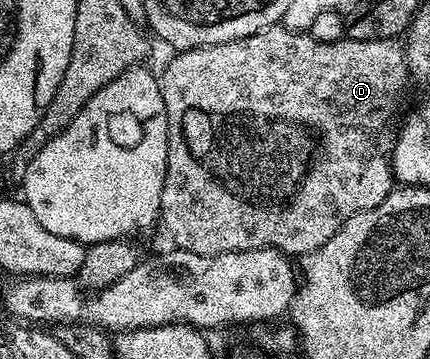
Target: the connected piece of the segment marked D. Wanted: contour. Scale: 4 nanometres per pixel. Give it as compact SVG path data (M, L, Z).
M279 23L271 24L268 28L258 30L258 34L250 34L246 38L201 48L185 48L173 56L176 57L165 66L164 73L159 73L158 76L168 119L168 161L158 220L161 225L164 223L175 247L203 256L278 248L289 257L303 257L317 252L330 238L334 238L337 230L354 214L378 206L394 190L392 147L395 146L397 137L394 131L398 124L396 111L400 108L404 87L410 84L403 43L395 39L347 38L338 42L318 42L307 32L291 32L283 23Z

